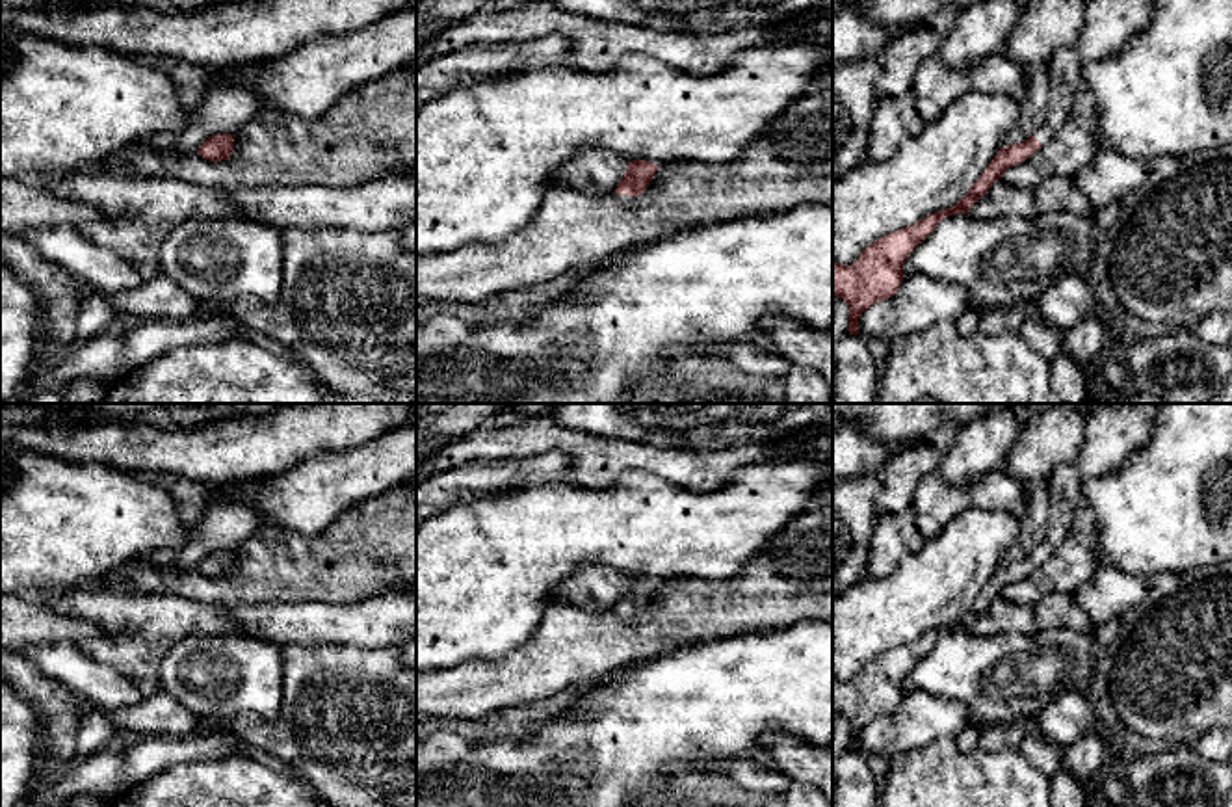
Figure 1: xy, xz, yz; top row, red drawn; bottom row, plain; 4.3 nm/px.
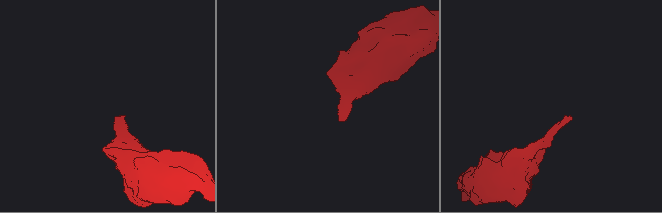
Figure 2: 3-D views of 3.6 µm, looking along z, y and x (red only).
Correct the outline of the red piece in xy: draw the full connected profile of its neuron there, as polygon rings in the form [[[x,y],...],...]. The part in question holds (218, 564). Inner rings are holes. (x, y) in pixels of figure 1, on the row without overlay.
[[[234,550],[210,552],[201,563],[199,571],[210,578],[229,576],[234,567]]]

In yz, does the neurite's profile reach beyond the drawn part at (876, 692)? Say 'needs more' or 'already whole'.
needs more

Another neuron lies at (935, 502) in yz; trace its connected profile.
[[[1002,467],[966,485],[953,485],[931,472],[918,483],[911,508],[918,532],[931,539],[968,508],[1015,511],[1020,504],[1024,485]]]

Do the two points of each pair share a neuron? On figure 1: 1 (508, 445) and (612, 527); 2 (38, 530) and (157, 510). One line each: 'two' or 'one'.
1: two
2: one

